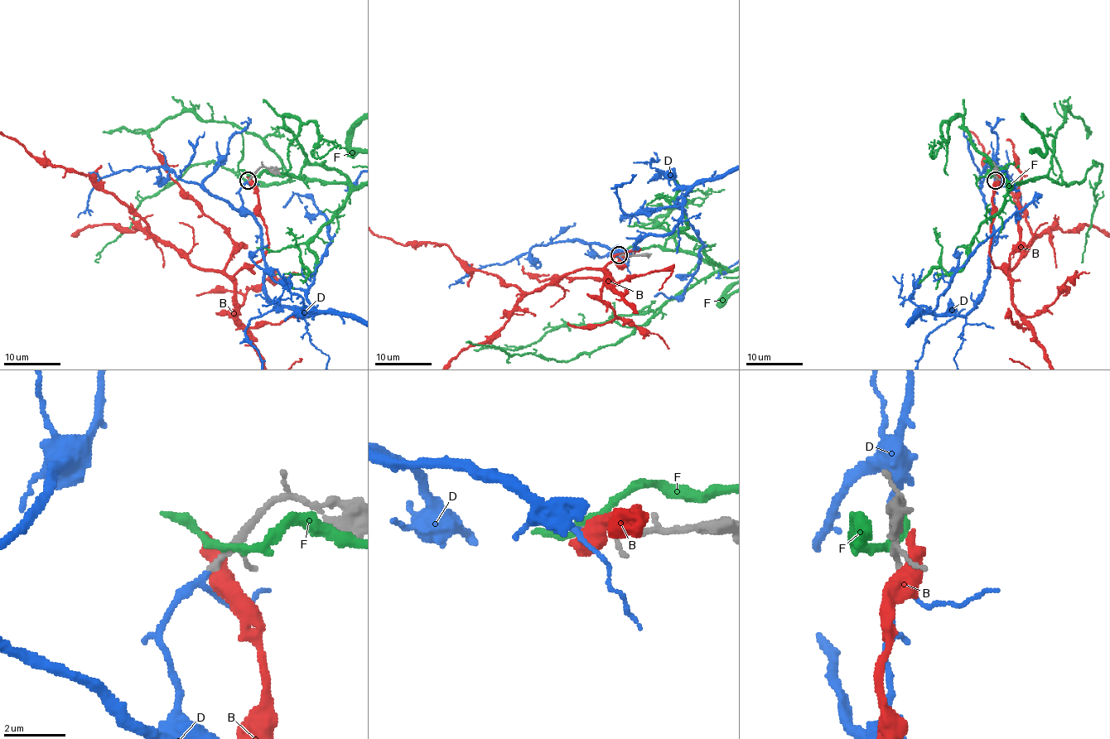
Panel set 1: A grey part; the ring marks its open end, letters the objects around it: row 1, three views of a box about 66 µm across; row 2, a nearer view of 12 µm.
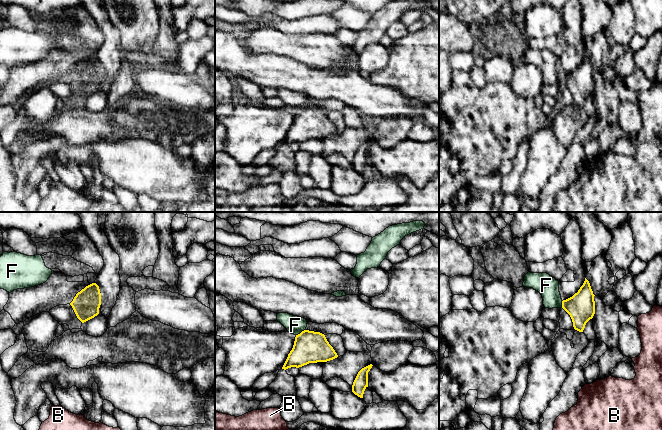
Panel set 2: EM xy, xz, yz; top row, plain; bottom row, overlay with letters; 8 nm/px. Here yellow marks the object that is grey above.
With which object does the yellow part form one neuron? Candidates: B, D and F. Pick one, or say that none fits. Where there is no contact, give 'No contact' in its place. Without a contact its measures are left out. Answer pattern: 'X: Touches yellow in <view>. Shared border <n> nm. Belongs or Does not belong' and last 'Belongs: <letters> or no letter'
B: No contact. Does not belong
D: No contact. Belongs
F: Touches yellow in xz. Shared border 90 nm. Does not belong
Belongs: D

